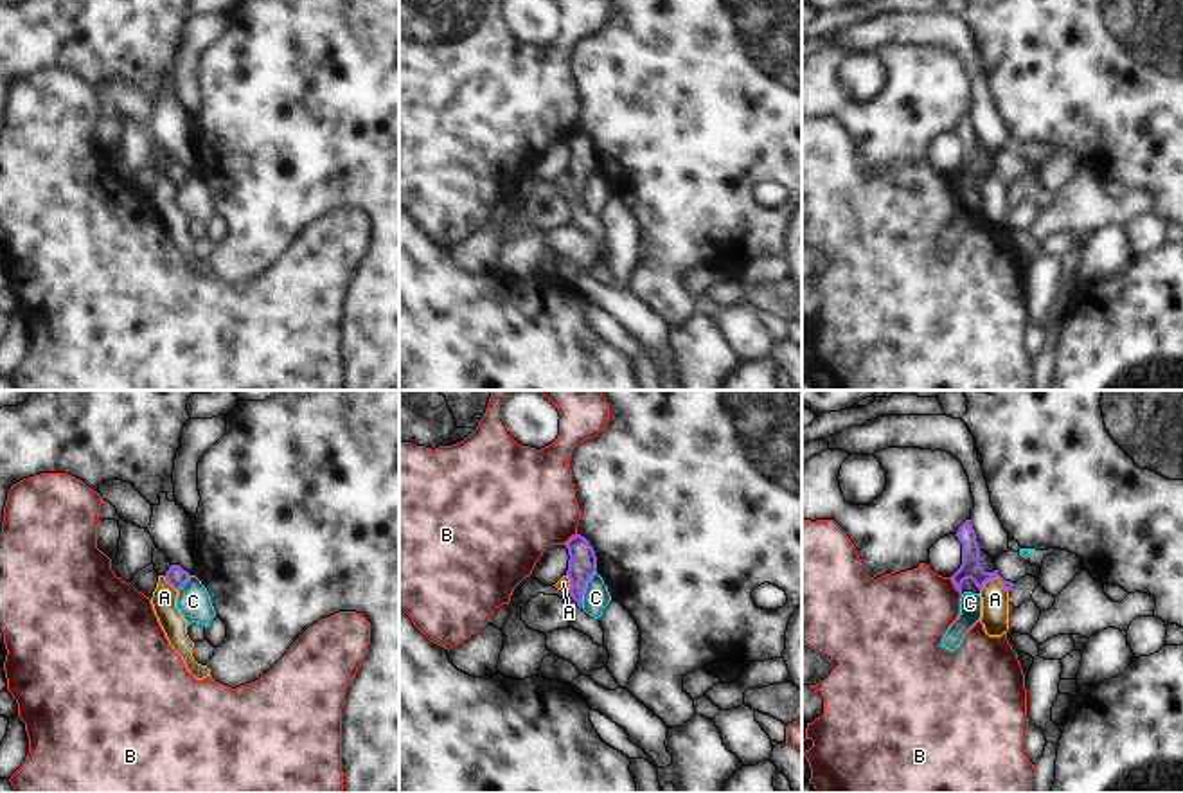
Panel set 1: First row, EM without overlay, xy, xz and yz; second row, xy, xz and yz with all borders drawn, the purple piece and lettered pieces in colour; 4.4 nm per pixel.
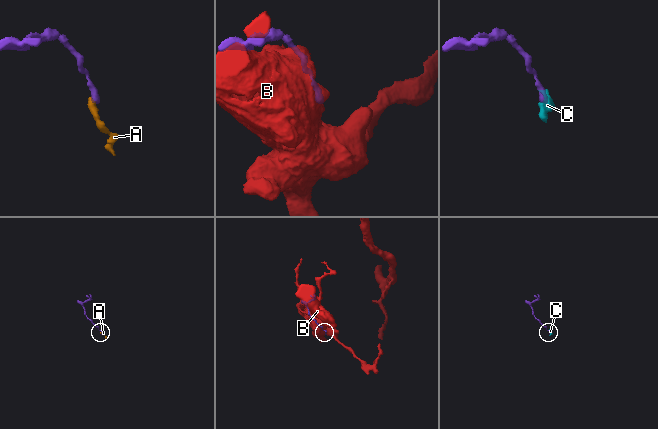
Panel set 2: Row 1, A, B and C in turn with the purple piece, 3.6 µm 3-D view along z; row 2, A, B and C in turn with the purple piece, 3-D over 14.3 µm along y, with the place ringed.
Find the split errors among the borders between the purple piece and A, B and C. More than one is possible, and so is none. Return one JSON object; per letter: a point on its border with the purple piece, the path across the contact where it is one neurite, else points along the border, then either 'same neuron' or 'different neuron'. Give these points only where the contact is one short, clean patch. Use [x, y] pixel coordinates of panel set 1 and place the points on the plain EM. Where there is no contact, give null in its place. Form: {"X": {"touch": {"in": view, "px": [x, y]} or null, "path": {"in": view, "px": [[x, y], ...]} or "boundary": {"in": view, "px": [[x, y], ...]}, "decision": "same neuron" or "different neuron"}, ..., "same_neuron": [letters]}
{"A": {"touch": {"in": "yz", "px": [996, 173]}, "boundary": {"in": "yz", "px": [[980, 186], [996, 175], [1007, 189]]}, "decision": "different neuron"}, "B": {"touch": {"in": "yz", "px": [955, 184]}, "decision": "different neuron"}, "C": {"touch": {"in": "xz", "px": [585, 184]}, "boundary": {"in": "xz", "px": [[595, 168], [587, 180], [581, 204]]}, "decision": "different neuron"}, "same_neuron": []}

